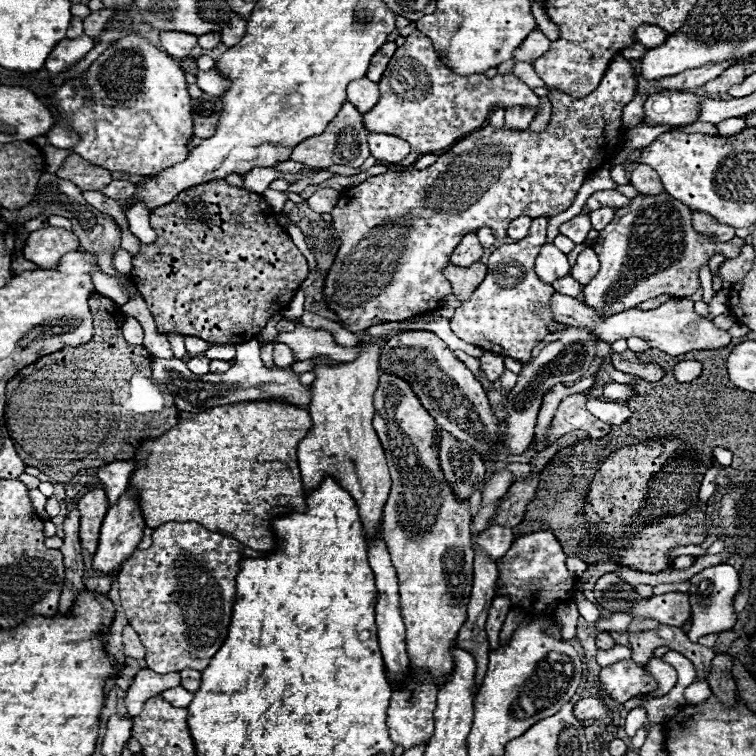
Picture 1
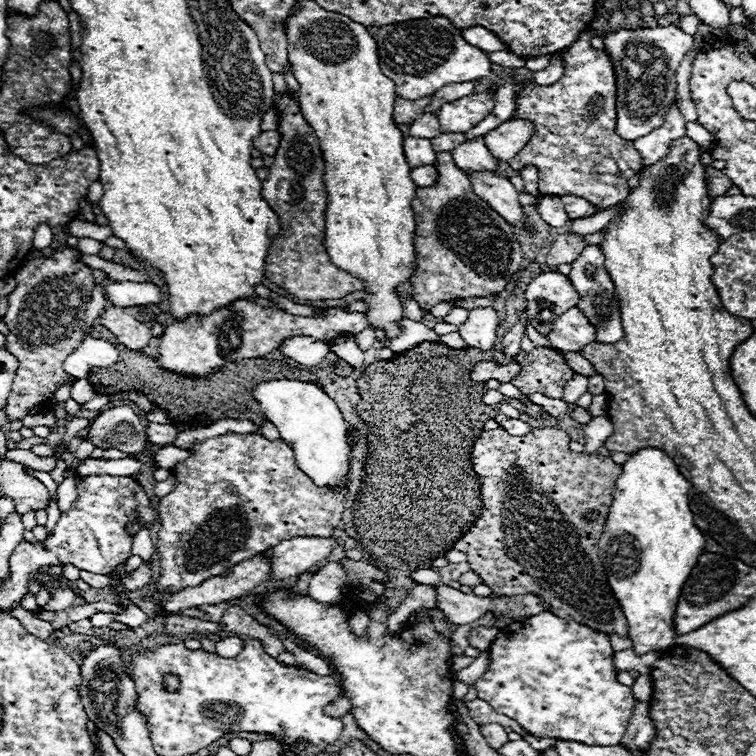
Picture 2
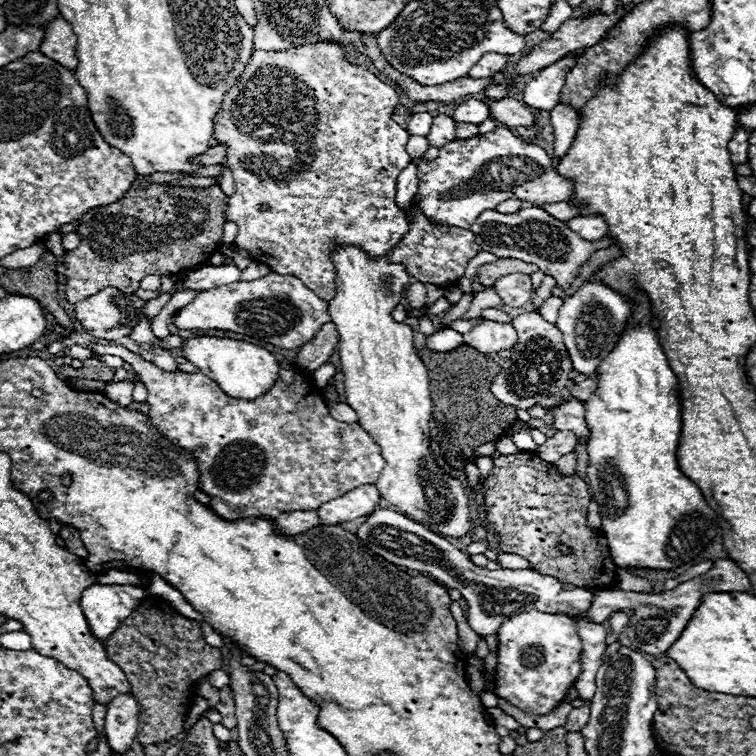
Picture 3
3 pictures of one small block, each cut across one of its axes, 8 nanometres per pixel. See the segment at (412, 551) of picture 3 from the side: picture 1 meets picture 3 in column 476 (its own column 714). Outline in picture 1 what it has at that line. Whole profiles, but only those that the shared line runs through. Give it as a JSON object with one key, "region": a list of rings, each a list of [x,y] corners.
{"region":[[[718,564],[718,566],[704,568],[696,576],[692,576],[690,582],[692,582],[692,586],[688,590],[688,596],[690,596],[690,604],[692,604],[692,628],[688,632],[688,638],[692,642],[698,642],[700,636],[732,630],[736,624],[734,596],[740,588],[738,572],[728,564]]]}

